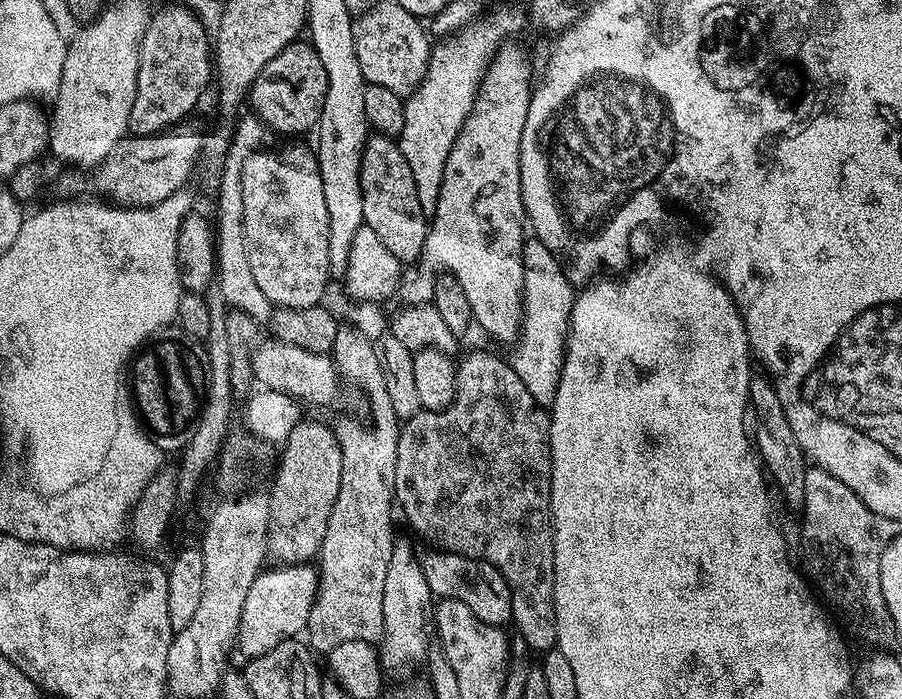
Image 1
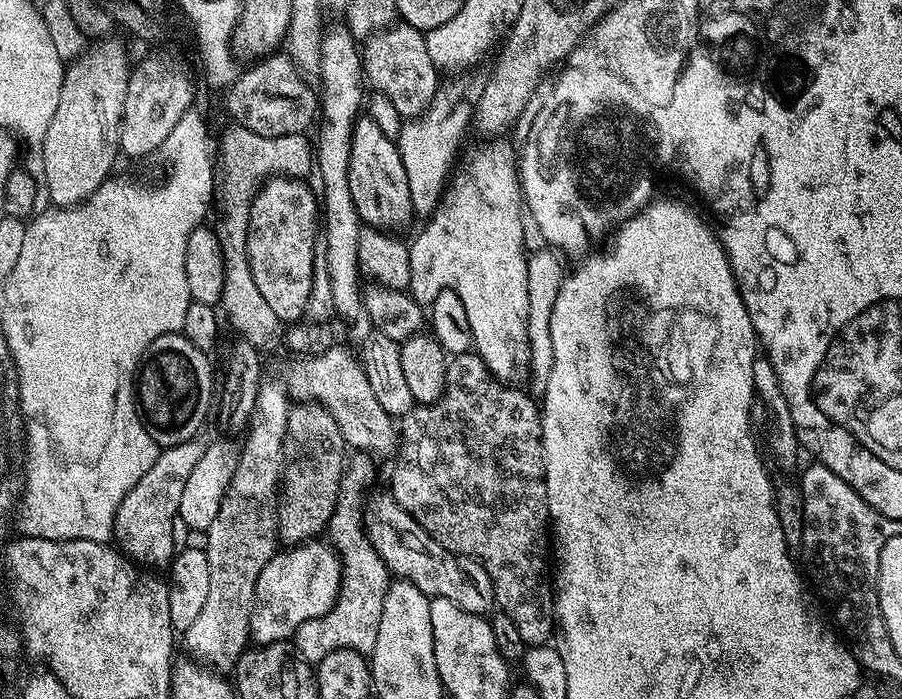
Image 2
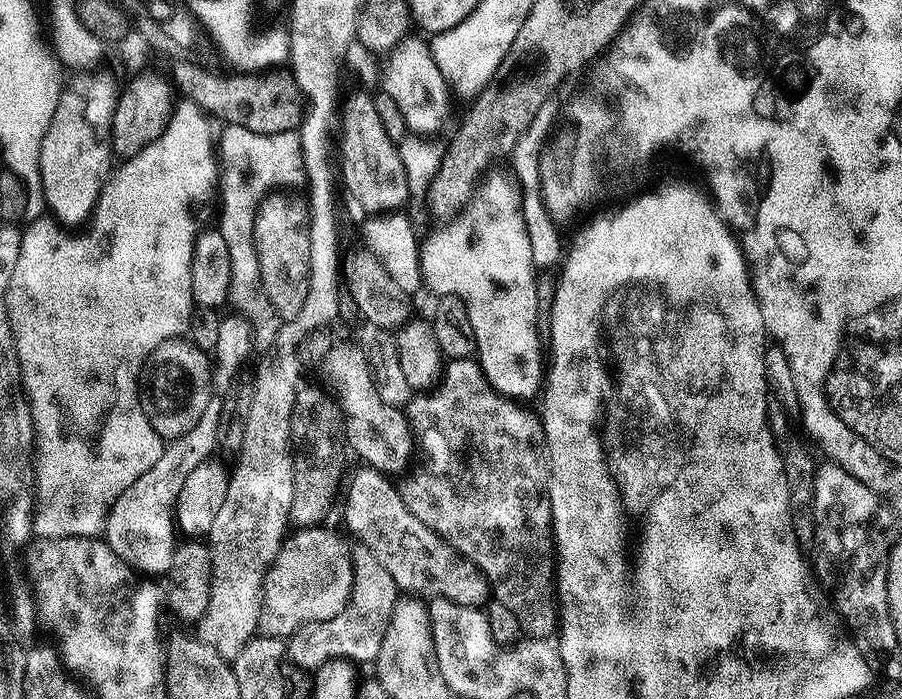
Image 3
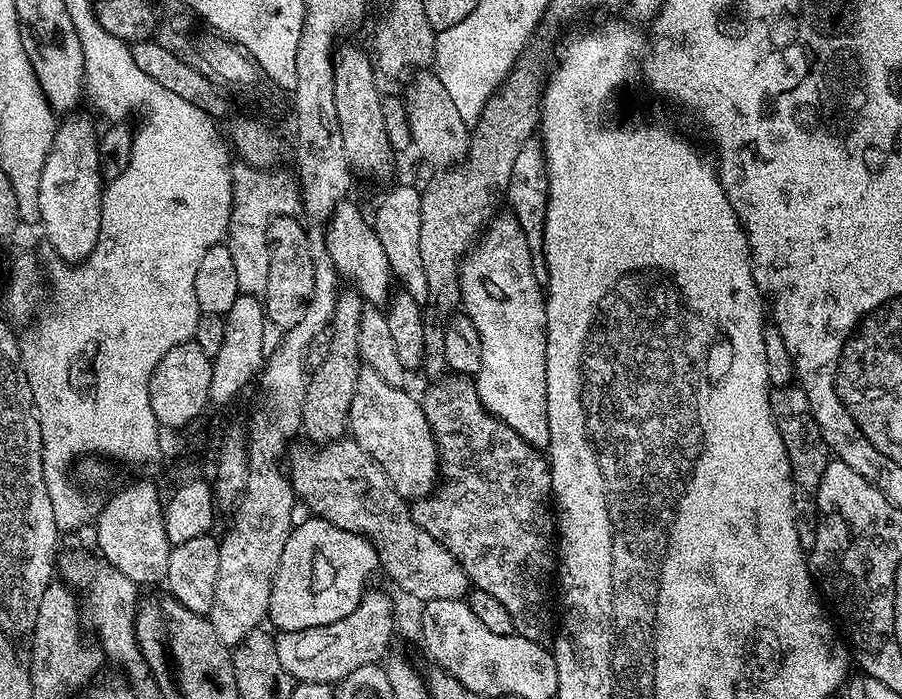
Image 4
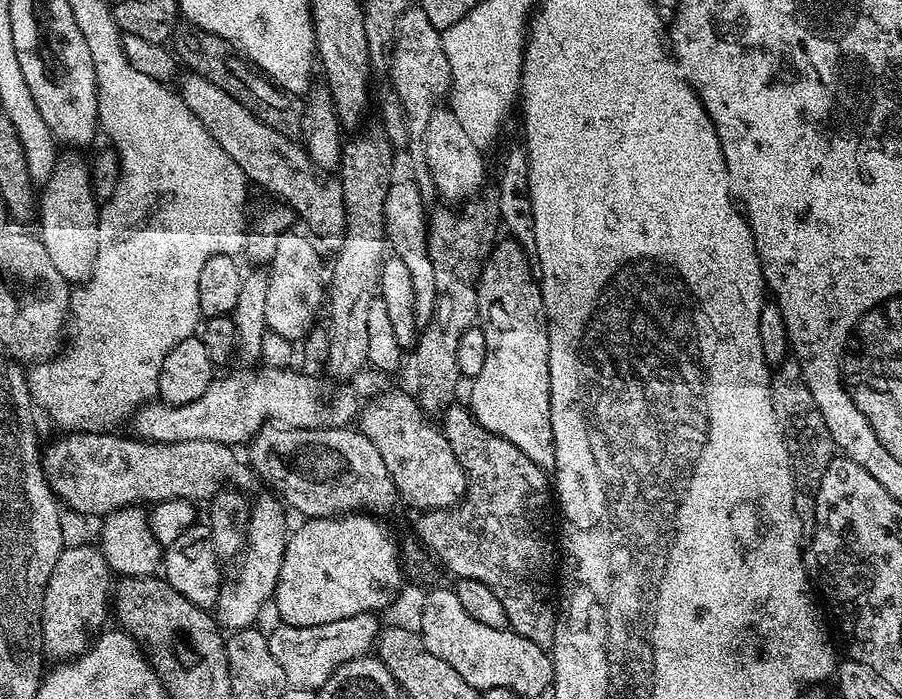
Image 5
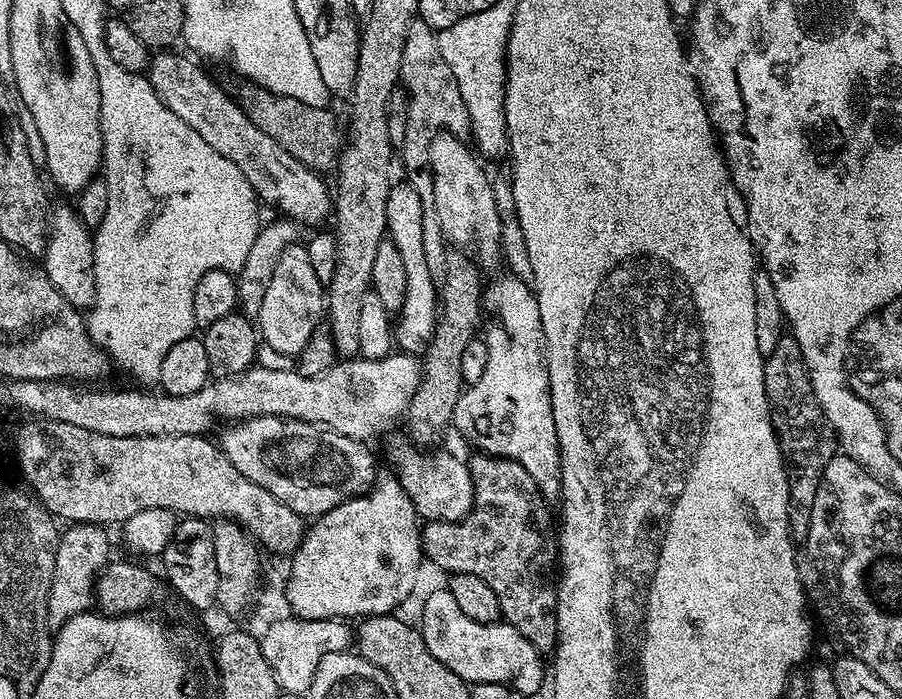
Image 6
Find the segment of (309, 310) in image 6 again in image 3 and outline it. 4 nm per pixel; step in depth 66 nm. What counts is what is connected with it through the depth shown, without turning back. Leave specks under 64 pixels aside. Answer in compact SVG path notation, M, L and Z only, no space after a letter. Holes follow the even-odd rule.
M269 194L260 201L254 230L258 250L262 286L266 290L267 307L280 315L281 321L294 319L302 310L310 286L309 205L296 194Z

